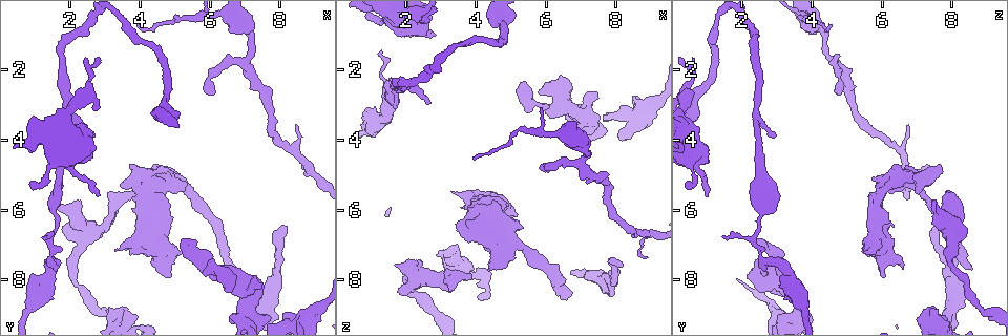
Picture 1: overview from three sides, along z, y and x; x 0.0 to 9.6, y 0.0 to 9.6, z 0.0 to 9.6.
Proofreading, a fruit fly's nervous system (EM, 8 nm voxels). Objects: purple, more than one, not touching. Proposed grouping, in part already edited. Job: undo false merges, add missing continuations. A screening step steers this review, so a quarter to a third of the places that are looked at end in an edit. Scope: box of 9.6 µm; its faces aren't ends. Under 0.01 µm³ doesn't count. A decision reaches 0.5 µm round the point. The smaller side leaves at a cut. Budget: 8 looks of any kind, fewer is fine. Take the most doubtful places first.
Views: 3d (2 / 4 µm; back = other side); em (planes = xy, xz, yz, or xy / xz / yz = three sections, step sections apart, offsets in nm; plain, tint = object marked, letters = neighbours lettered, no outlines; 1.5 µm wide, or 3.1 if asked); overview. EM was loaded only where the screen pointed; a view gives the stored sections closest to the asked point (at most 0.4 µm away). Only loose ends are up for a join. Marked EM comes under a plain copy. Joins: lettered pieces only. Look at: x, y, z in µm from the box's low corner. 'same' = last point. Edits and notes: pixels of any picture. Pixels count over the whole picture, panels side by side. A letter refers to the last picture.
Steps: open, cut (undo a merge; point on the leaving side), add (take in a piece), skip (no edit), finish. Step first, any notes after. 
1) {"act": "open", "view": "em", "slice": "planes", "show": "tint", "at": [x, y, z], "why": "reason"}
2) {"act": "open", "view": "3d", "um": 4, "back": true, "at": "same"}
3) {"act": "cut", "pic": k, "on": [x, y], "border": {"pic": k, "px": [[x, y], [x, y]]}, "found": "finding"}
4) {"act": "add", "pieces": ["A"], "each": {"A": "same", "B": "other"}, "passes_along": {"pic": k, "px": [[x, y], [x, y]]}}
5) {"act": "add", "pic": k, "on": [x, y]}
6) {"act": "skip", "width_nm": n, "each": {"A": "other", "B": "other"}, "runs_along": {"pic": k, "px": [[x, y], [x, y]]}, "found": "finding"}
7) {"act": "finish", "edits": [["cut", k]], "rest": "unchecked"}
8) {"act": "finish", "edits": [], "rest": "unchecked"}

{"act": "open", "view": "em", "slice": "planes", "show": "tint", "at": [8.25, 6.45, 7.50], "why": "free end"}

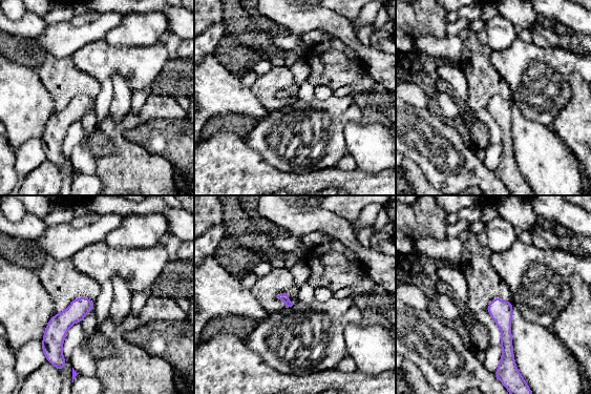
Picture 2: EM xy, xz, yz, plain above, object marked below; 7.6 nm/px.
{"act": "open", "view": "em", "slice": "planes", "show": "letters", "at": "same", "why": "see the neighbours"}

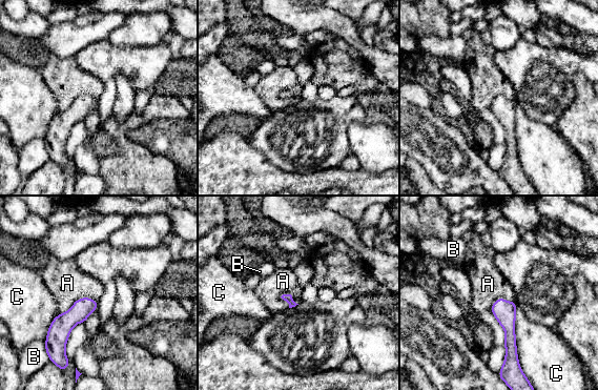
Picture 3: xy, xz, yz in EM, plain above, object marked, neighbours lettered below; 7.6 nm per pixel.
{"act": "skip", "each": {"A": "other", "B": "other", "C": "other"}, "border": {"pic": 3, "px": [[97, 300], [78, 299], [59, 314]]}, "found": "no lettered piece goes on from it"}

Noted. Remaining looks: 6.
{"act": "open", "view": "3d", "um": 2, "at": [1.40, 7.45, 2.80], "why": "sudden change in width"}

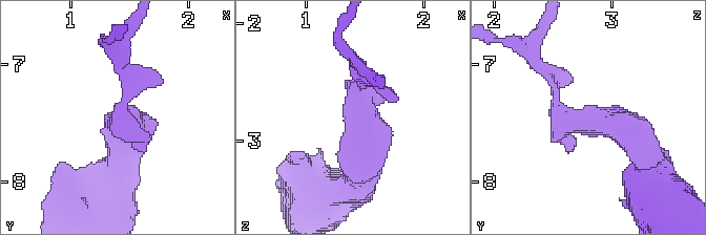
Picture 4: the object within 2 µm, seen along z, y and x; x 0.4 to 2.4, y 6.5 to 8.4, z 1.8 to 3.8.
{"act": "open", "view": "em", "slice": "planes", "show": "letters", "at": [1.44, 7.46, 2.76], "why": "now the EM"}

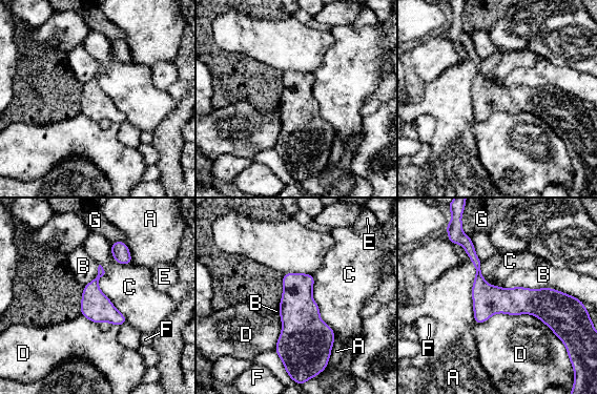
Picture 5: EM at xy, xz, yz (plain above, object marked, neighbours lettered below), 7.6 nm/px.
{"act": "skip", "each": {"A": "other", "B": "other", "C": "other", "D": "other", "E": "other", "F": "other", "G": "other"}, "border": {"pic": 5, "px": [[499, 286], [555, 288], [581, 302]]}, "found": "all the same neuron"}

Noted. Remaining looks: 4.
{"act": "open", "view": "em", "slice": "xz", "step": 4, "show": "tint", "at": [5.45, 6.90, 2.30], "why": "thin end"}

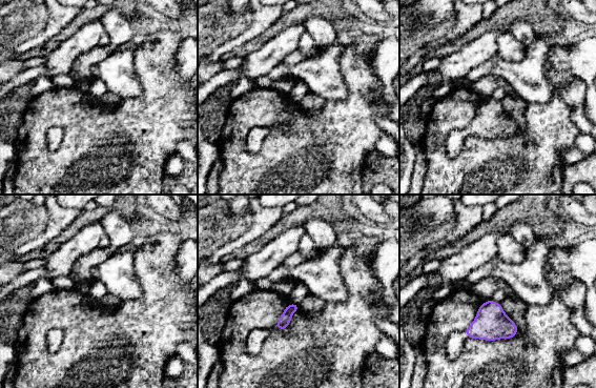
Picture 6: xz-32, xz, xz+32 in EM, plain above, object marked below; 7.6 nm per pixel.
{"act": "open", "view": "em", "slice": "planes", "show": "letters", "at": "same"}

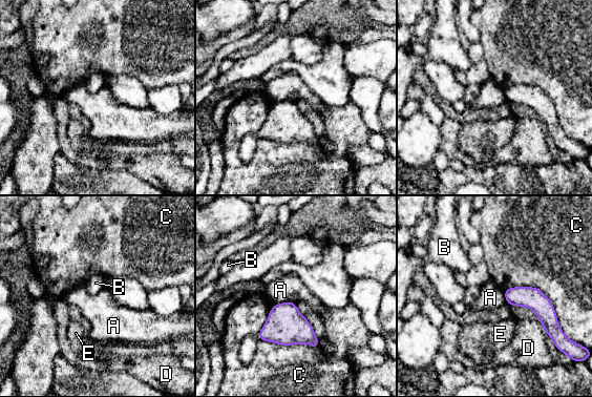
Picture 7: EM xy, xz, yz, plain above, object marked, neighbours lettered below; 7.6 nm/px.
{"act": "skip", "each": {"A": "other", "B": "other", "C": "other", "D": "other", "E": "other"}, "runs_along": {"pic": 7, "px": [[507, 292], [527, 296], [548, 330]]}, "found": "no lettered piece goes on from it"}

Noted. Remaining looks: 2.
{"act": "finish", "edits": [], "rest": "unchecked"}

